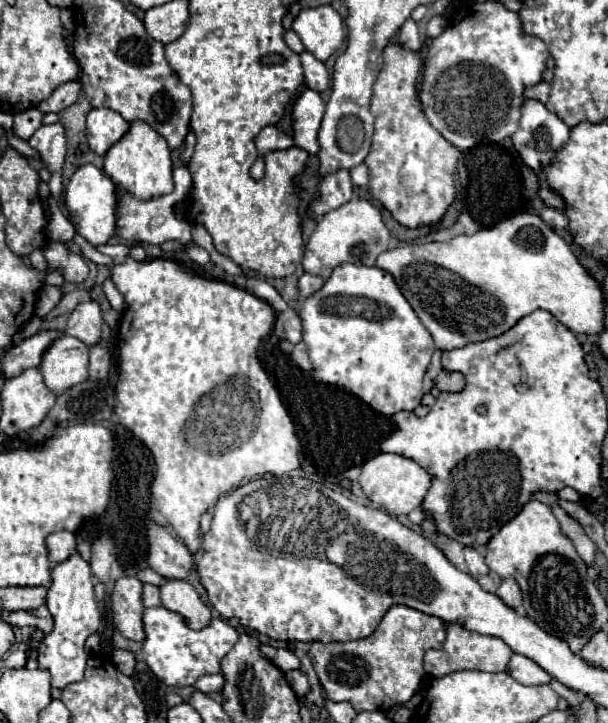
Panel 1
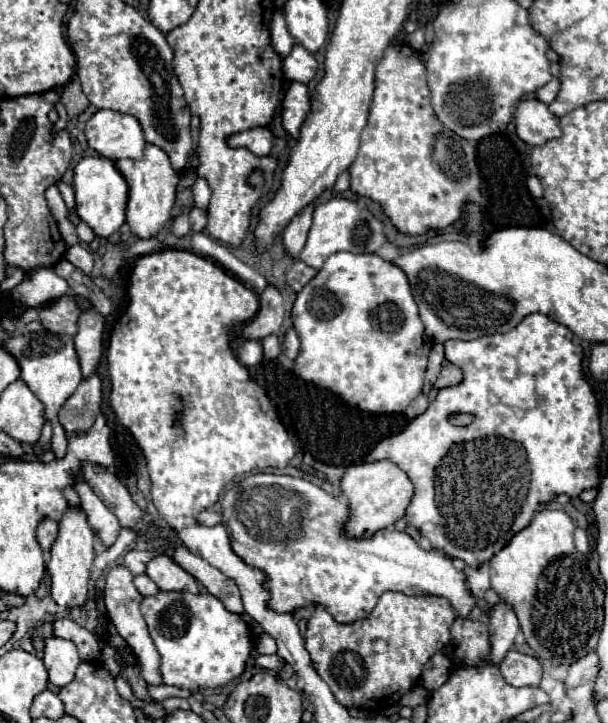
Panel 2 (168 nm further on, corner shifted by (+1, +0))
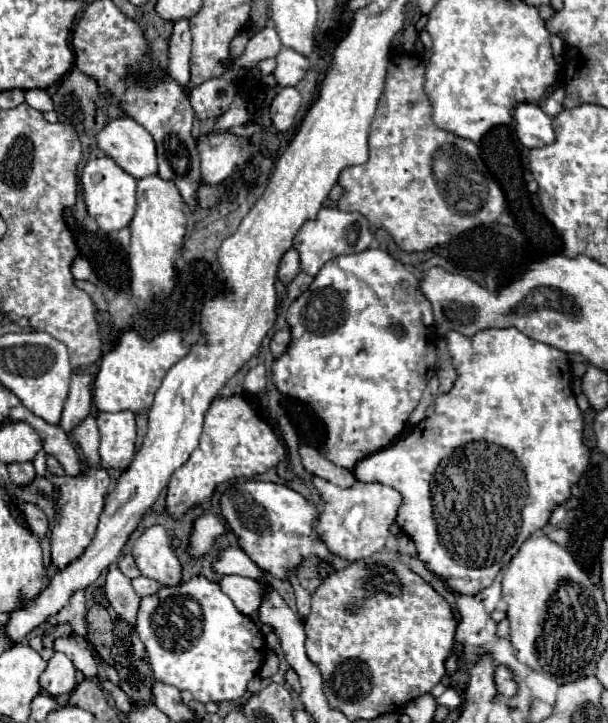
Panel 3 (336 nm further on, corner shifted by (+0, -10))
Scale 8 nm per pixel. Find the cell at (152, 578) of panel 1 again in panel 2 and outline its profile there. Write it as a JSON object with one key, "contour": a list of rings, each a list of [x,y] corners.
{"contour":[[[131,550],[123,556],[123,564],[137,576],[137,574],[145,574],[149,560],[153,560],[155,556],[159,556],[159,552],[137,552]]]}

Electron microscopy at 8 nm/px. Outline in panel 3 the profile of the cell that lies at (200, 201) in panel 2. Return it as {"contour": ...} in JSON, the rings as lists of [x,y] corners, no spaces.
{"contour":[[[230,132],[200,134],[194,136],[194,140],[202,160],[202,182],[212,186],[230,178],[238,164],[246,162],[250,154],[258,152],[254,144]]]}

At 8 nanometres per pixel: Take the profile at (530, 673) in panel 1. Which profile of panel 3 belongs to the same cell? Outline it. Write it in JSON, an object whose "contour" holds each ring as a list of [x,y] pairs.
{"contour":[[[496,666],[496,690],[506,698],[516,694],[516,682],[512,678],[512,672],[506,666]]]}

